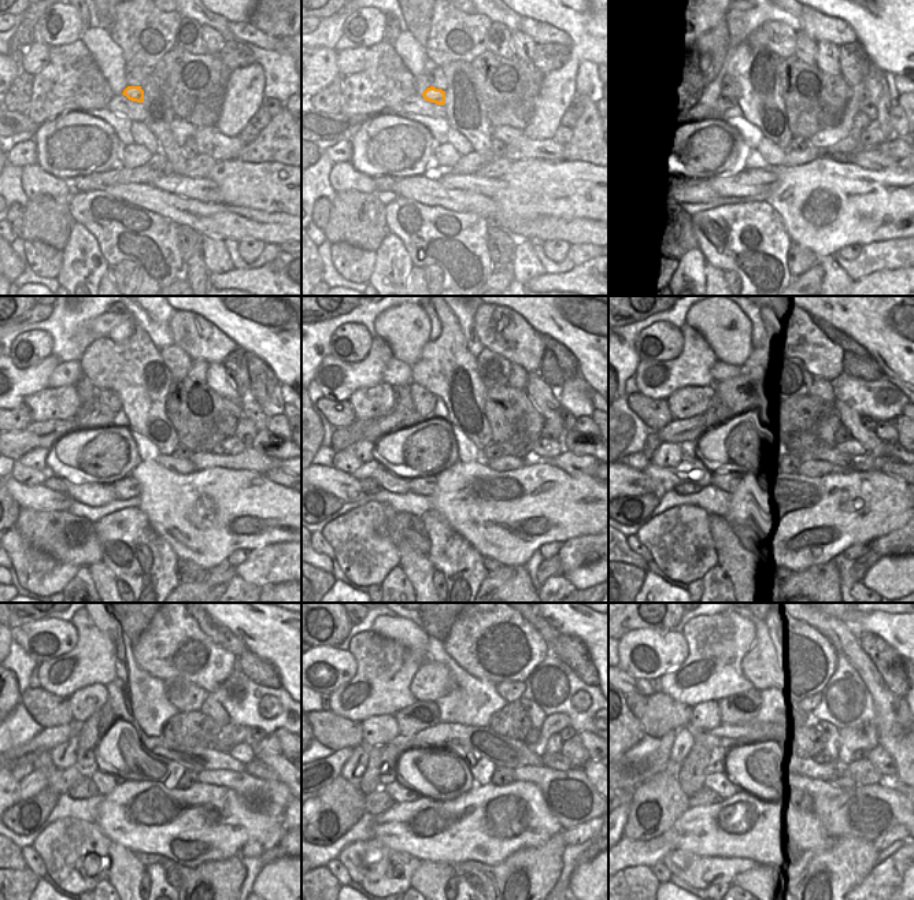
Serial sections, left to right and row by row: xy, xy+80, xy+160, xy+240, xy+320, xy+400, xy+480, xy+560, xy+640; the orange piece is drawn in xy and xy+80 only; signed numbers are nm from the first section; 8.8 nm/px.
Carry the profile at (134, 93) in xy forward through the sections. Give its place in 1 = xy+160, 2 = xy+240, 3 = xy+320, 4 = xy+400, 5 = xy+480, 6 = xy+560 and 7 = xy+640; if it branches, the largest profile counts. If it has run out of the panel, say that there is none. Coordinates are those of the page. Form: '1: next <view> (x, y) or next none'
1: next xy+160 (731, 89)
2: next xy+240 (111, 399)
3: next xy+320 (424, 400)
4: next xy+400 (735, 402)
5: next xy+480 (115, 711)
6: next xy+560 (418, 717)
7: next xy+640 (703, 723)

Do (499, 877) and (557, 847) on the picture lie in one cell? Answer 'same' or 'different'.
same

